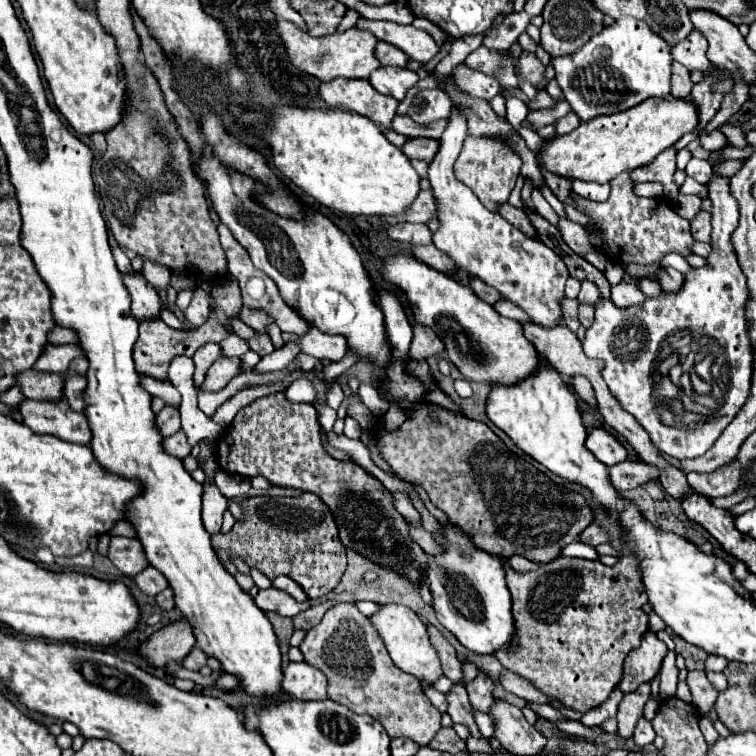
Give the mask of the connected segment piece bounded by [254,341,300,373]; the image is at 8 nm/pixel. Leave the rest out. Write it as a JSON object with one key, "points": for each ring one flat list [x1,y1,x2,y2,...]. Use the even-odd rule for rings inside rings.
{"points":[[292,341,292,343,284,343,282,349,266,355,260,359,260,363,254,367,254,371,258,373,268,373,268,371,280,371,284,369,296,355,300,353,298,349,298,341]]}

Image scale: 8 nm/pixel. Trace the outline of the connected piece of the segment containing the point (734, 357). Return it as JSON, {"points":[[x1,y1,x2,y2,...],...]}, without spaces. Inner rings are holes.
{"points":[[712,173,708,181,708,197,712,201,712,253,706,259,706,267,688,271,678,291,662,291,660,297,646,299,640,307,634,305,630,309,618,309,608,299,600,297,598,305,594,305,594,323,586,329,586,337,582,339,584,353,604,363,602,377,622,409,638,419,660,453,680,461,700,457,714,445,720,433,744,407,752,385,754,355,746,321,746,301,750,299,750,291,732,245,732,233,738,227,740,207,730,193,730,179,716,173],[630,327,638,329,636,337,642,339,642,349,620,355,618,349,612,347,612,333,622,333],[670,345,676,345,676,359,684,357,686,351,690,351,694,359,702,359,706,355,714,359,710,375,720,389,720,401,716,403,718,407,700,417,698,423,688,423,688,417,682,415,680,419,662,419,662,413,658,411,654,373,656,365,666,357,666,351,670,351]]}

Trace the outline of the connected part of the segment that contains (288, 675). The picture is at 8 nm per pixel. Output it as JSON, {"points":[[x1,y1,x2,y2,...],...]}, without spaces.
{"points":[[290,663,284,669,282,691,294,699,316,701,326,699,326,675,320,669,302,663]]}

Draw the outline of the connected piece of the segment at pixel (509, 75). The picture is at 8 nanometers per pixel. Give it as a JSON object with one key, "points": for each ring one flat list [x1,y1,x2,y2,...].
{"points":[[478,47,476,51,472,51,466,61,466,67,470,69,478,69,484,73,496,73,502,79,502,89,512,91,518,89,518,75,514,71,514,63,510,59,510,53,498,53,498,51,490,51,486,47]]}

